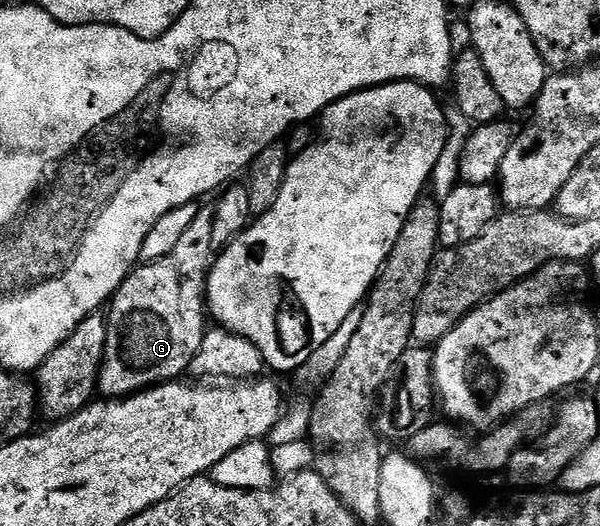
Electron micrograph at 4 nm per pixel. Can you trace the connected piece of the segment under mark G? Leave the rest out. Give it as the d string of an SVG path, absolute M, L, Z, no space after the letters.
M199 207L192 226L188 226L187 232L180 238L180 246L176 246L176 250L172 250L172 254L168 254L162 260L157 260L151 264L138 264L127 276L126 281L118 287L118 291L112 297L112 305L110 312L108 311L108 338L106 339L106 349L104 350L104 358L102 359L102 369L98 371L98 392L106 398L121 398L124 396L133 396L136 392L144 392L147 388L152 388L156 384L165 384L174 382L179 379L178 376L183 371L189 369L192 358L196 358L196 354L202 348L202 339L206 337L208 331L208 305L206 303L206 277L210 275L210 265L216 255L216 251L212 246L212 226L215 209L213 207Z

